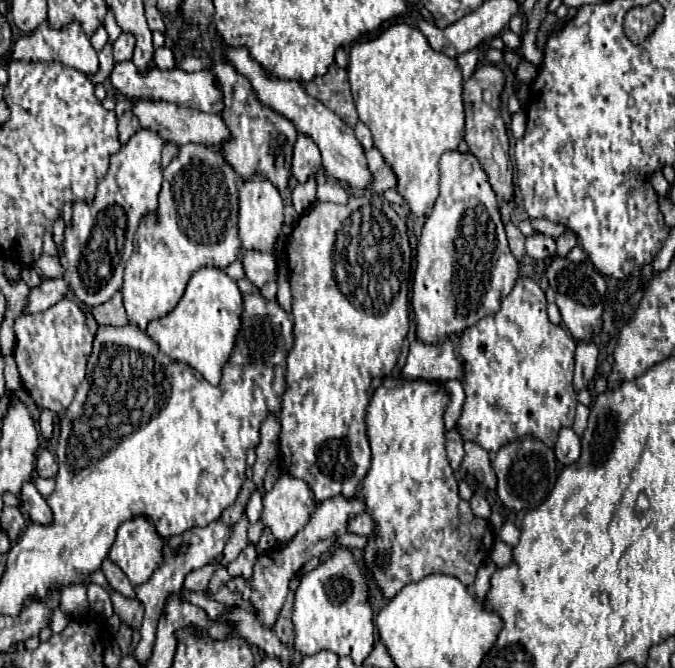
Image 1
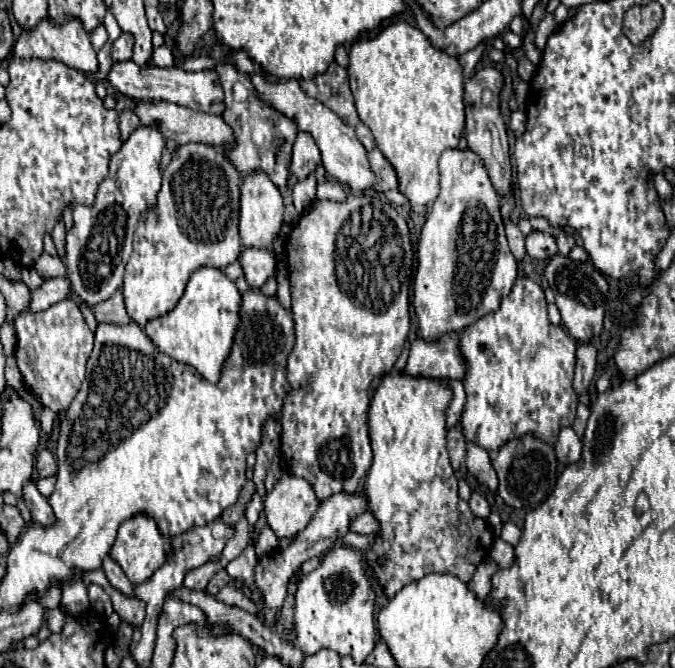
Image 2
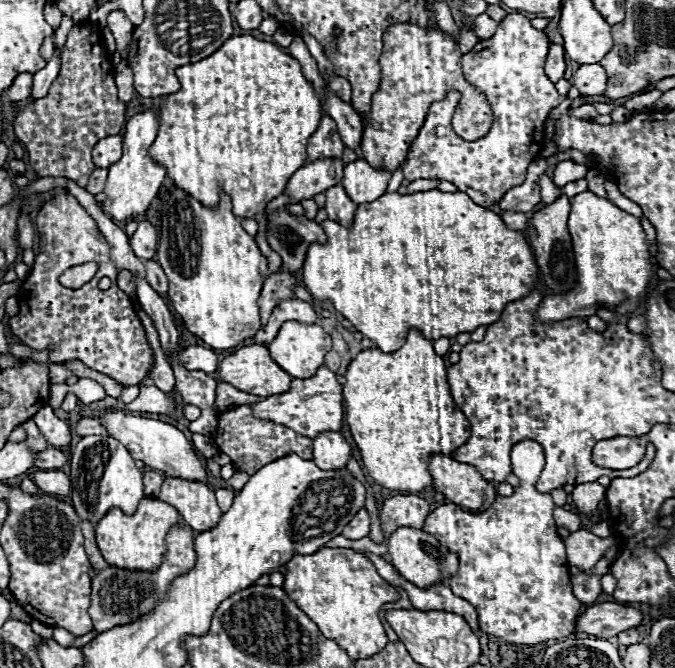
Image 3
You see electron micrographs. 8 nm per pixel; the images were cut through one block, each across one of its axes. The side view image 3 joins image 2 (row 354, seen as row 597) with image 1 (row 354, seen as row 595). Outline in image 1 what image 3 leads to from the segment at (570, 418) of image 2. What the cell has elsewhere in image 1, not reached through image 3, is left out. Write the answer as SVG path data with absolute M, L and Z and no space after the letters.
M520 278L514 290L502 300L500 312L486 316L468 328L456 344L456 358L464 368L460 382L466 394L466 402L458 418L458 428L464 440L480 444L486 452L498 452L504 444L522 440L524 436L530 436L548 448L554 448L554 440L560 428L572 426L578 404L572 386L574 348L576 340L568 334L568 330L548 320L546 296L542 288L530 278Z

